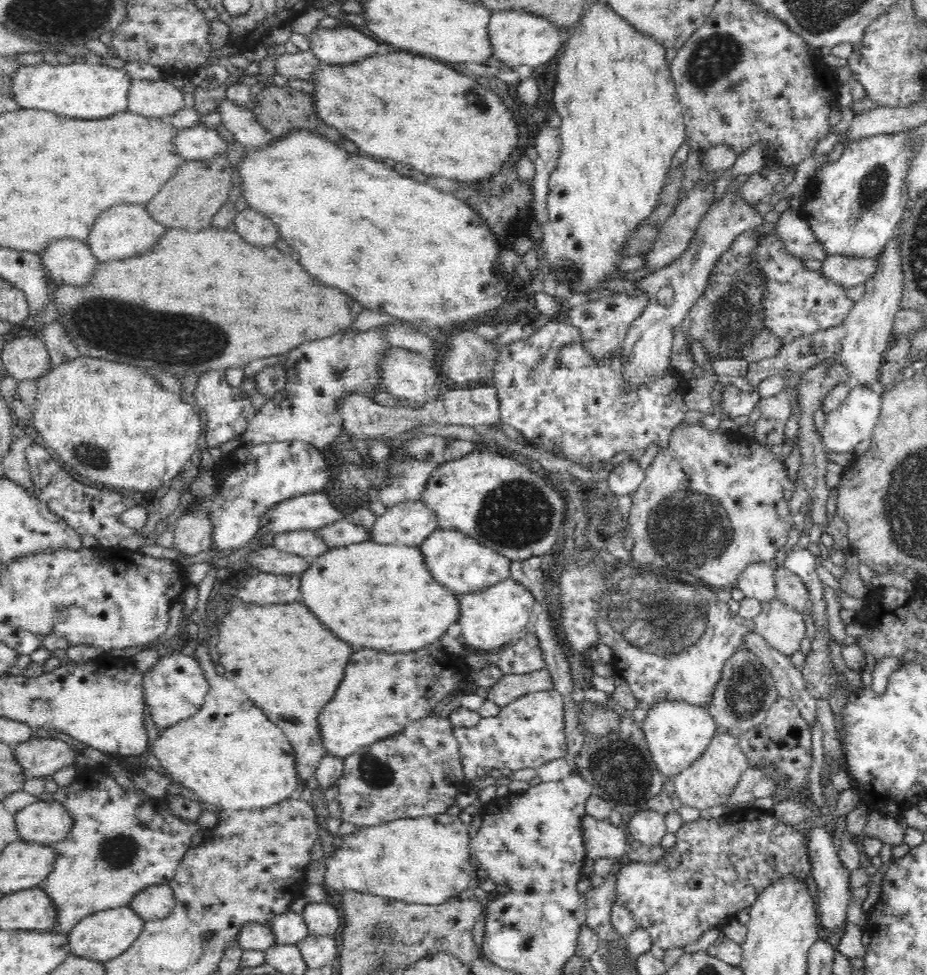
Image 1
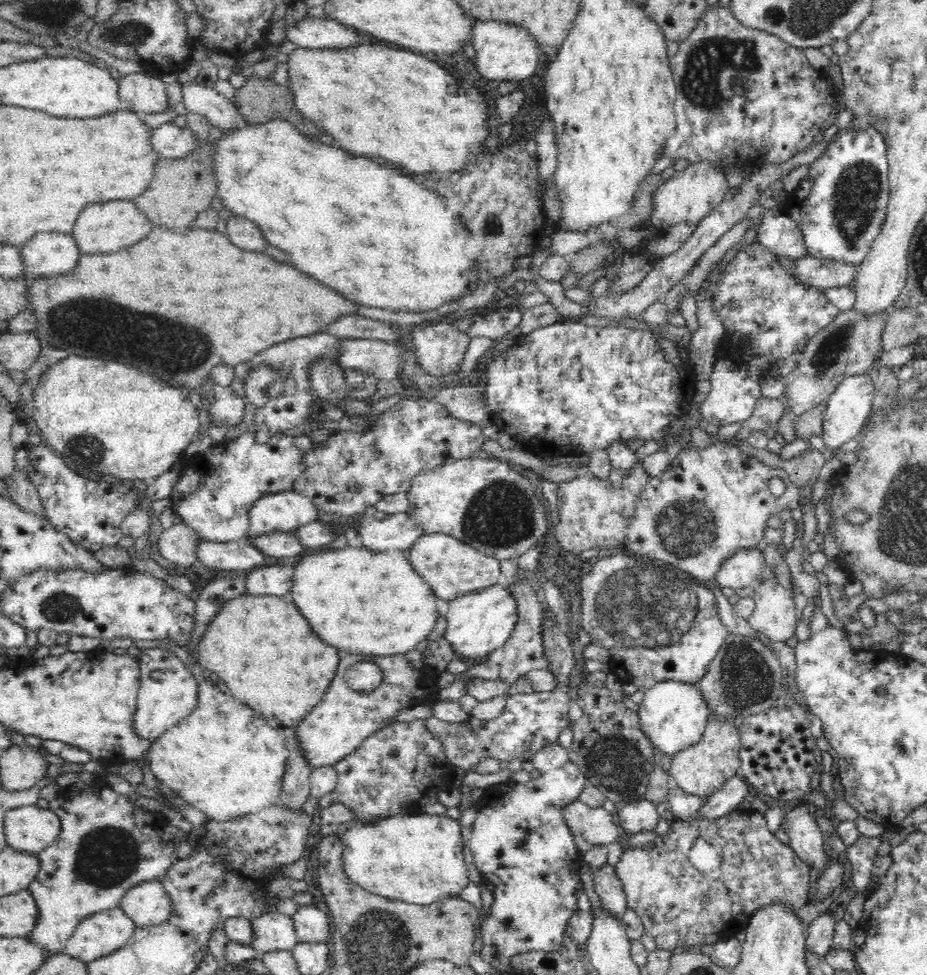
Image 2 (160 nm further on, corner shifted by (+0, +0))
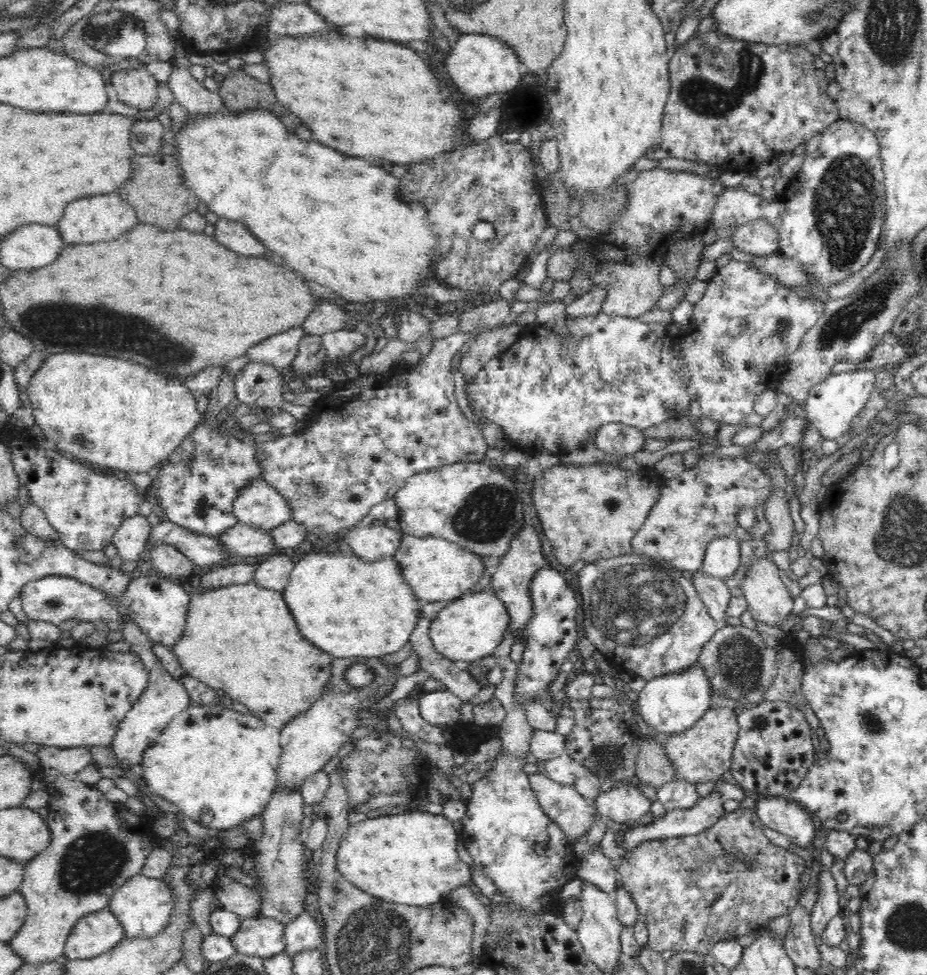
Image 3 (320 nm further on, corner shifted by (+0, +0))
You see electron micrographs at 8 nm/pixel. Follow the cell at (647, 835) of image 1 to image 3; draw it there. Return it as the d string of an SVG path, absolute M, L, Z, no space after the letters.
M616 784L608 792L601 792L594 801L601 816L620 824L635 826L636 821L650 812L652 801L634 784Z

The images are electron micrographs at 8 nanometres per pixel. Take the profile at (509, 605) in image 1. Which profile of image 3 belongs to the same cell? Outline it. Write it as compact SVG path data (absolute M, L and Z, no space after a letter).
M487 589L448 603L440 615L431 622L429 636L437 652L466 665L492 655L505 641L510 623L511 617L506 604L492 589Z

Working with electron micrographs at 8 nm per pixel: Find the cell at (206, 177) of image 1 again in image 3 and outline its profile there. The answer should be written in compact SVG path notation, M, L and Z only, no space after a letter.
M170 151L165 154L134 158L135 170L133 177L126 186L118 190L118 194L136 209L139 220L144 224L154 224L158 228L180 228L181 218L196 210L201 200L194 191L186 185L183 163L178 156Z

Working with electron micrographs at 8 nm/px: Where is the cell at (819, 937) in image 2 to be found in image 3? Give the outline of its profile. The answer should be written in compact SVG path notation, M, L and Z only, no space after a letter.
M829 869L820 871L820 887L822 892L818 896L818 902L812 910L811 925L812 930L817 938L821 938L828 922L840 912L840 902L838 901L839 893L835 878Z

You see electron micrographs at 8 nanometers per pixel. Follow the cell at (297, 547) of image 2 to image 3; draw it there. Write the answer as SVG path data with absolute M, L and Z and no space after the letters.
M242 522L227 530L218 539L238 556L274 555L282 549L278 547L276 539L270 535L270 531L255 529Z

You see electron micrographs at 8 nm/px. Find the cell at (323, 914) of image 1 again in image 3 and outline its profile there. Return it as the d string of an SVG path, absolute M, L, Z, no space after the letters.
M305 910L285 924L284 941L286 941L286 953L290 956L301 950L320 948L322 940L324 940L322 926Z

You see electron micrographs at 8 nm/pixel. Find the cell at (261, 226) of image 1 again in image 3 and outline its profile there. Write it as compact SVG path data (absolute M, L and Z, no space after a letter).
M222 218L218 220L215 228L214 237L242 256L263 256L267 250L258 237L240 221Z

